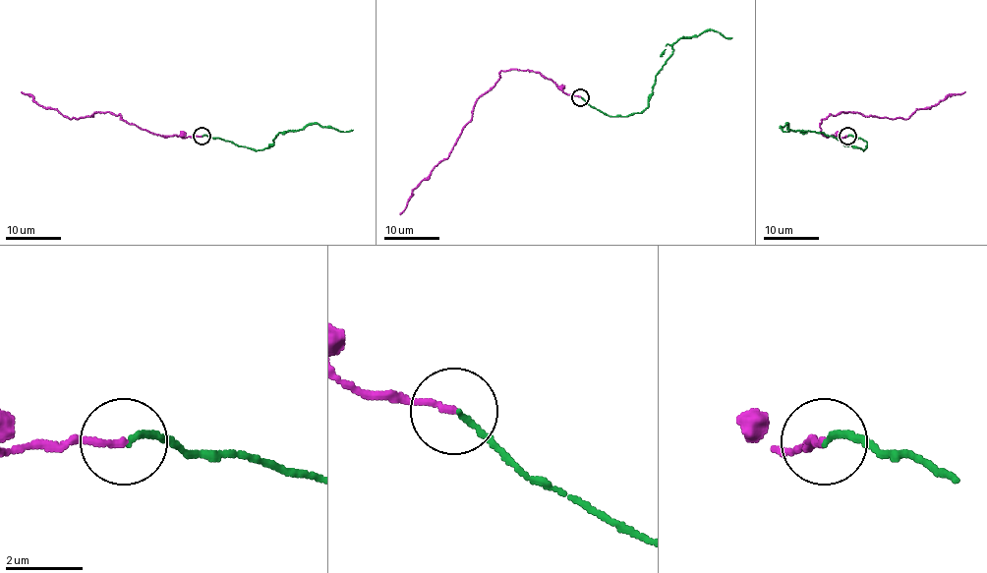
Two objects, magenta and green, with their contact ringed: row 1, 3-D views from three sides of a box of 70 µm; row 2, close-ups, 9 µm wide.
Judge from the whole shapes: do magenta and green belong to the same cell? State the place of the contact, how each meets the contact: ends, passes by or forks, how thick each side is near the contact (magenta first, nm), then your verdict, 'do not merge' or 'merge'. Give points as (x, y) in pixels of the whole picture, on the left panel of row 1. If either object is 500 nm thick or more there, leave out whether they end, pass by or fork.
at (202, 136); magenta ends there; green ends there; 170 nm thick on the magenta side, 140 nm on the other; merge

